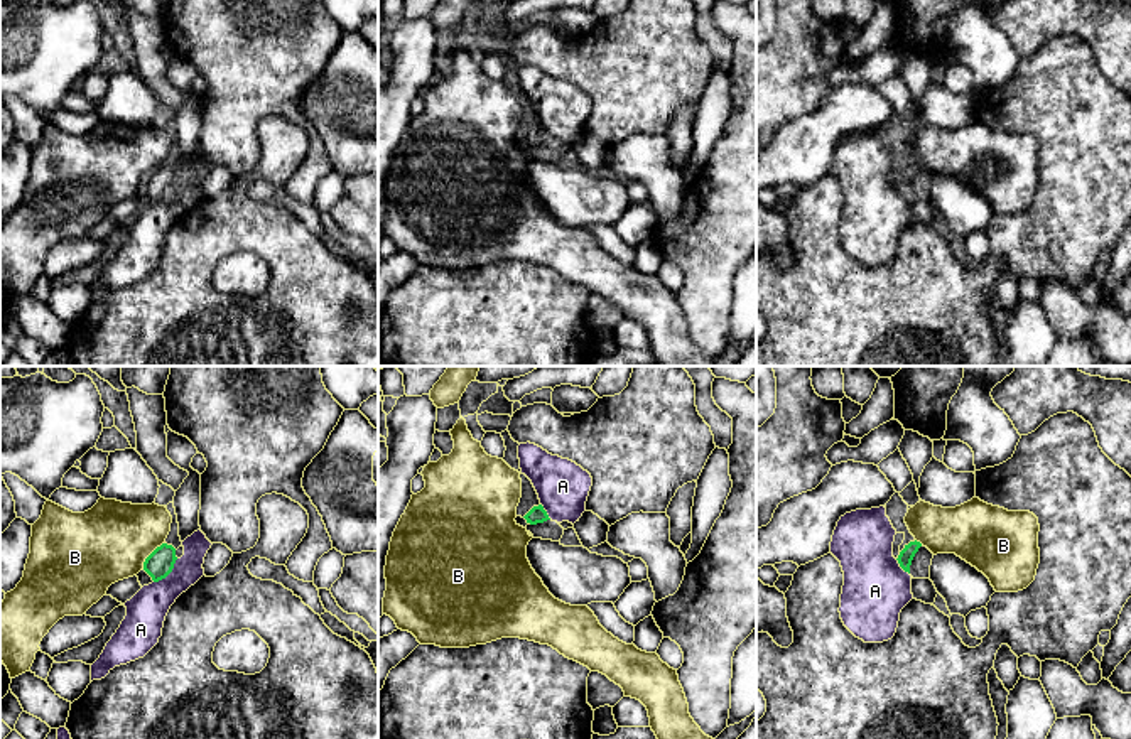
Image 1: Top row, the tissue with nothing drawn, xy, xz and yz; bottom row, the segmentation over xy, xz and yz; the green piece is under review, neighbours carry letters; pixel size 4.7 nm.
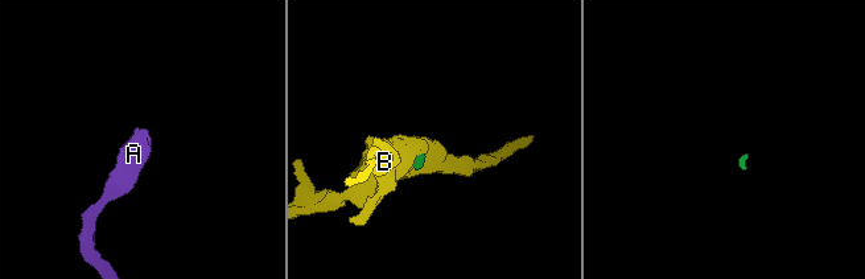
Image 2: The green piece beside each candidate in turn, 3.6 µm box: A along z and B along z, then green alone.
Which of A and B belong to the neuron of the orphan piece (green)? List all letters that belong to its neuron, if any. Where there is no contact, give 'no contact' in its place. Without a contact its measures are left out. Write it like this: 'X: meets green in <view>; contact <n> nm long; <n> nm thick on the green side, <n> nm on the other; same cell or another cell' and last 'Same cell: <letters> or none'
A: meets green in xy; contact 170 nm long; 140 nm thick on the green side, 190 nm on the other; another cell
B: meets green in xy; contact 160 nm long; 140 nm thick on the green side, 380 nm on the other; another cell
Same cell: none

